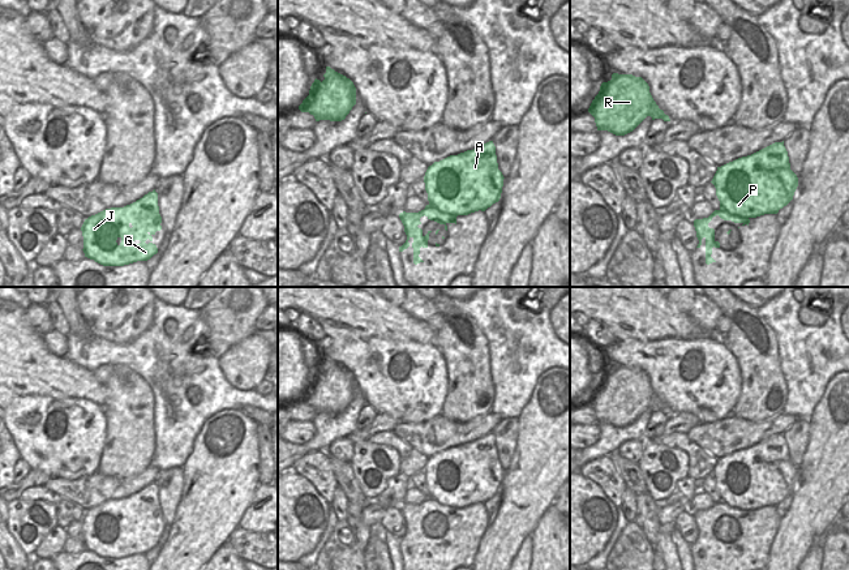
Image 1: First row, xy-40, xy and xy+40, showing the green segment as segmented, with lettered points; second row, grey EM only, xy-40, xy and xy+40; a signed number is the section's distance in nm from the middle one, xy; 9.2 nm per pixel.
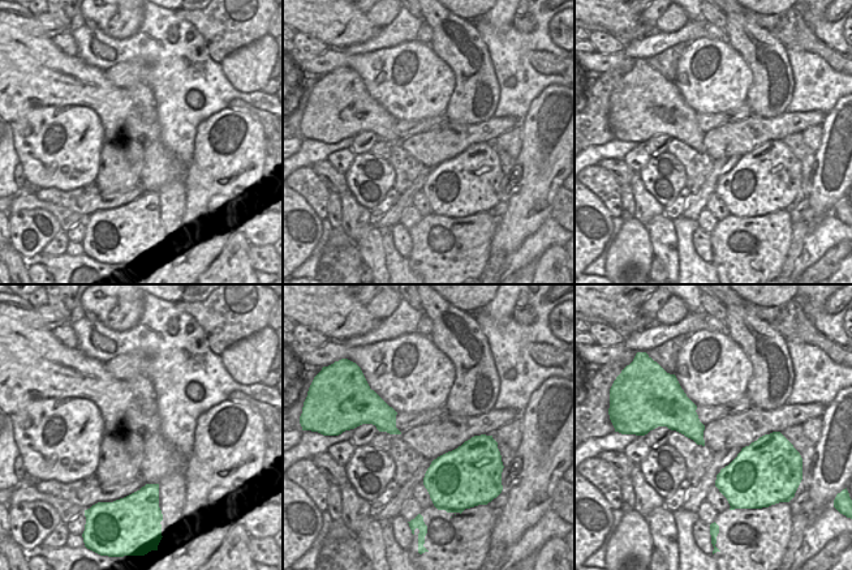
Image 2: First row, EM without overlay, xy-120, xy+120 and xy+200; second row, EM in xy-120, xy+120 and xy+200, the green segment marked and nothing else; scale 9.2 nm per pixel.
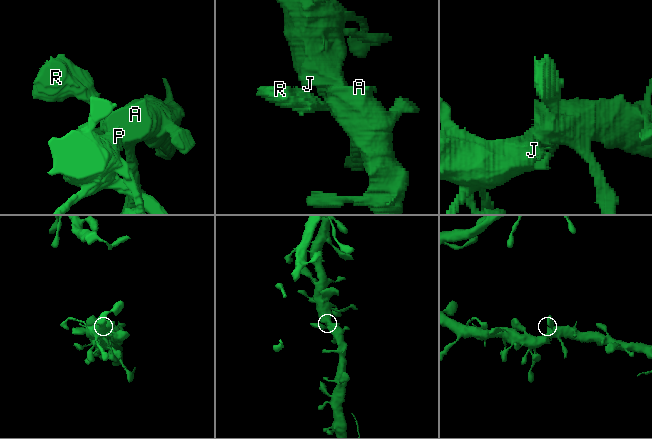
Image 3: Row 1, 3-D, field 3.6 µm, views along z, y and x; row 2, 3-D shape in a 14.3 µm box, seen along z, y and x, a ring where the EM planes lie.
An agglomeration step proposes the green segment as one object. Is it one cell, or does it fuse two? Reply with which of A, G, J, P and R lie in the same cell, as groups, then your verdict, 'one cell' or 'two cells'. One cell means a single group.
groups A G J P R; one cell

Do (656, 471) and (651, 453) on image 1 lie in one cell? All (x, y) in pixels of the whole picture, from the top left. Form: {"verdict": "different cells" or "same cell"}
{"verdict": "same cell"}

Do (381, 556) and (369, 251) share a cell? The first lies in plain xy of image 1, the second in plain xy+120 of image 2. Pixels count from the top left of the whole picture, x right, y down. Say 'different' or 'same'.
same

